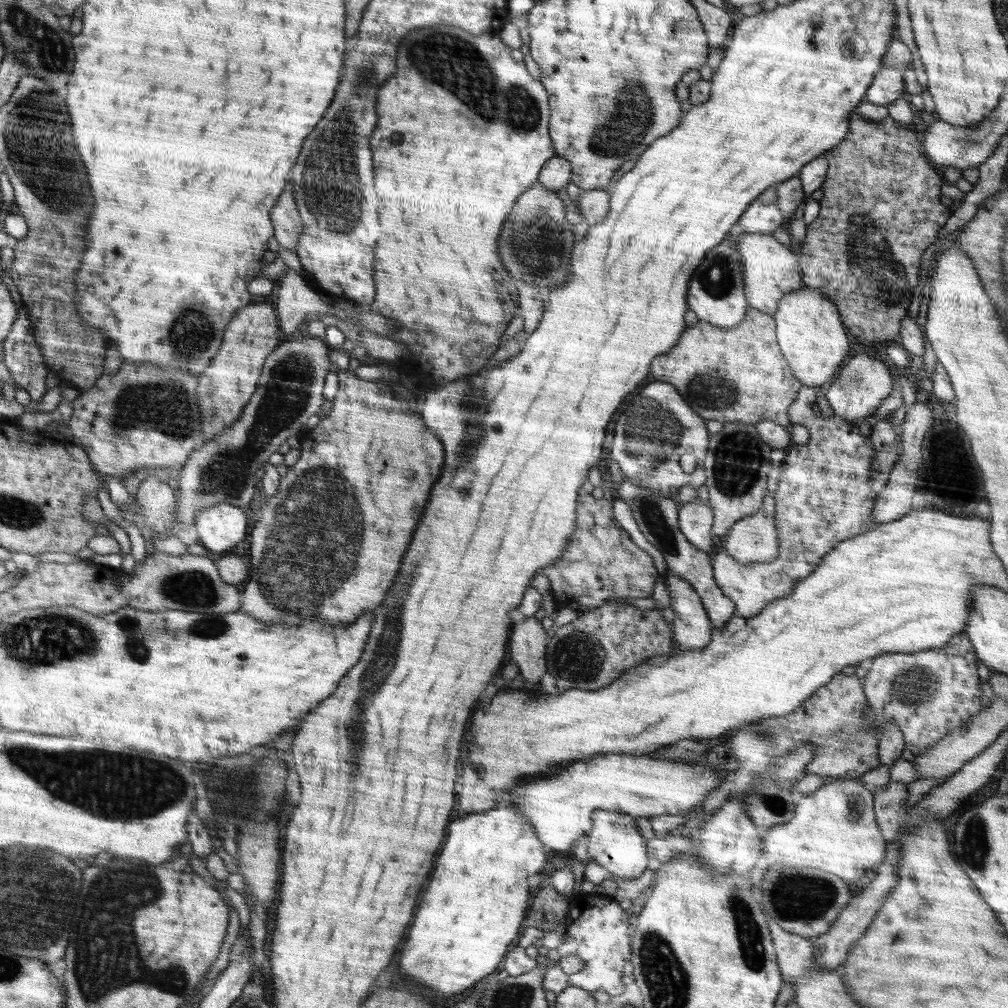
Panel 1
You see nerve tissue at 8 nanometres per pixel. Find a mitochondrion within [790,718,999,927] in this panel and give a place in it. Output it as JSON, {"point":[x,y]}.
{"point":[973,842]}

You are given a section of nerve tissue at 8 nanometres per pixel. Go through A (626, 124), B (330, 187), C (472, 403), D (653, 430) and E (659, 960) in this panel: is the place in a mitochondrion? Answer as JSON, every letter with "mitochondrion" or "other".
{"A":"mitochondrion","B":"mitochondrion","C":"mitochondrion","D":"mitochondrion","E":"mitochondrion"}

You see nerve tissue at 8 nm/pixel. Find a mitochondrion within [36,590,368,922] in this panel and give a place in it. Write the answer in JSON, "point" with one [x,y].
{"point":[141,640]}

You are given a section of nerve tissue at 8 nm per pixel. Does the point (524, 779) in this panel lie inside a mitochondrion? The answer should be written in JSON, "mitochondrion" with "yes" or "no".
{"mitochondrion":"no"}

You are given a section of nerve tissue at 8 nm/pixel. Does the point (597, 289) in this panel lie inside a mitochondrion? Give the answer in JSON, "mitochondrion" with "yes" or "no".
{"mitochondrion":"no"}

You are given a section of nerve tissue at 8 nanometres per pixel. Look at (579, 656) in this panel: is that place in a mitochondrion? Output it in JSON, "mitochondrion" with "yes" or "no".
{"mitochondrion":"yes"}

